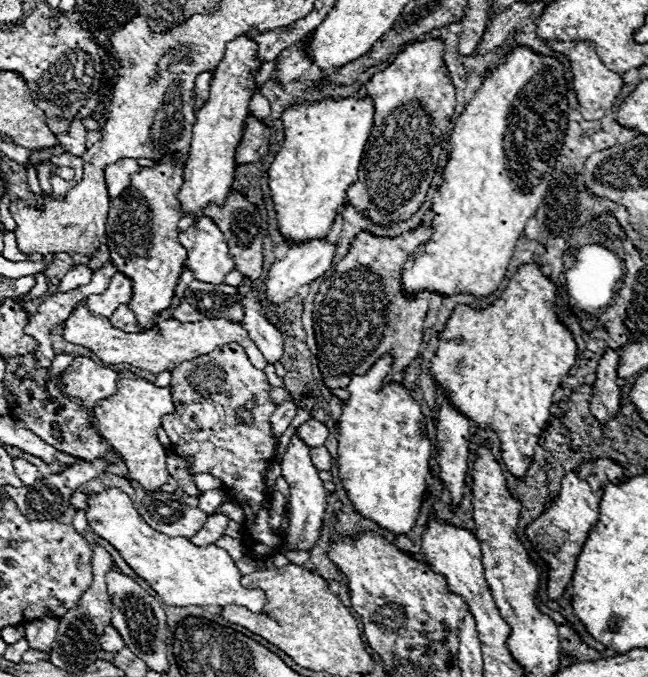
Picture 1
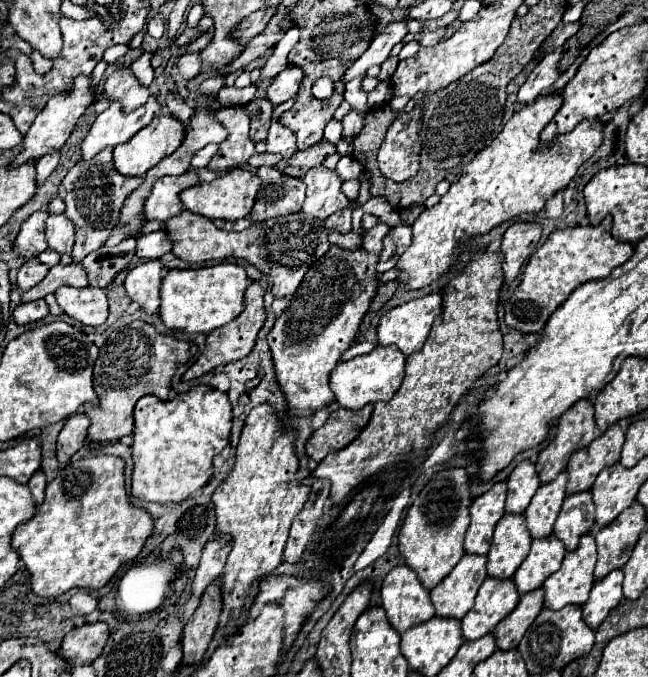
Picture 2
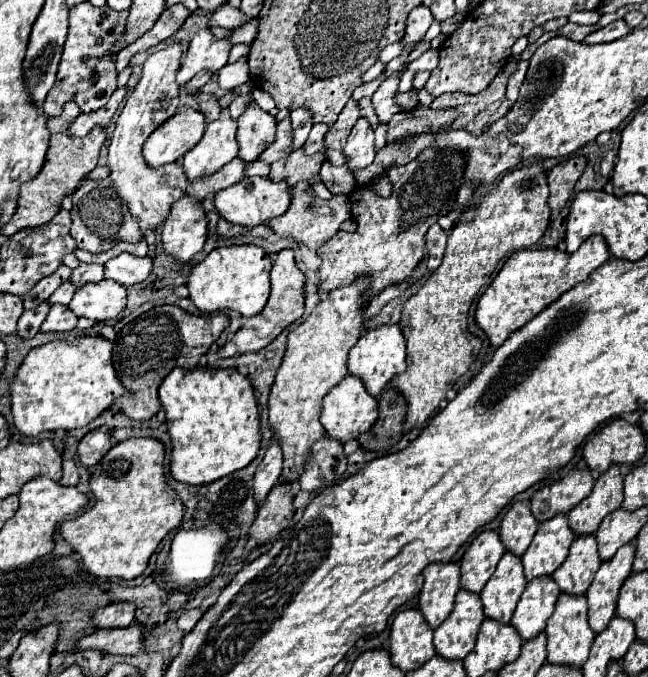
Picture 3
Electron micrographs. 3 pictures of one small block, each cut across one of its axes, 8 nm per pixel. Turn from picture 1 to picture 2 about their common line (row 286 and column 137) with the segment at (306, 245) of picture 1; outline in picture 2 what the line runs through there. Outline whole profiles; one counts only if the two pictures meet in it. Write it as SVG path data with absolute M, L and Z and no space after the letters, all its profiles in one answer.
M148 260L138 264L126 278L124 286L128 296L140 304L148 314L156 312L160 306L160 284L164 278L164 264L160 260Z

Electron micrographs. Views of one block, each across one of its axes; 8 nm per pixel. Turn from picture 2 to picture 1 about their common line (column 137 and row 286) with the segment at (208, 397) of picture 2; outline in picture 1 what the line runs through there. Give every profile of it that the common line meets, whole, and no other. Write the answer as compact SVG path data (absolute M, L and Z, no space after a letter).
M514 48L504 62L494 66L474 98L466 104L464 112L454 124L448 164L438 188L442 200L432 200L432 238L420 246L404 266L406 292L430 290L444 296L456 292L472 292L476 296L492 294L508 268L514 246L530 216L538 210L542 196L552 180L552 170L560 146L564 142L564 130L568 122L568 74L564 64L554 56L536 54L532 48Z

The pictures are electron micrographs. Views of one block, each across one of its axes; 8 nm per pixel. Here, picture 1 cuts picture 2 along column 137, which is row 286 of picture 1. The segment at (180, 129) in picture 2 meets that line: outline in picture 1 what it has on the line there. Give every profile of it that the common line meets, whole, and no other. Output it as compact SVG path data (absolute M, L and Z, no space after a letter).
M164 156L152 168L132 174L132 182L124 196L112 198L106 222L108 248L112 264L134 282L134 294L128 306L134 310L144 328L152 328L154 314L166 310L174 298L174 290L186 262L186 250L178 242L178 222L184 216L176 190L182 184L184 160Z

